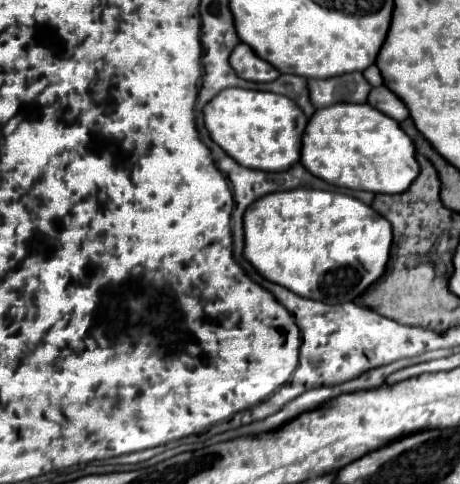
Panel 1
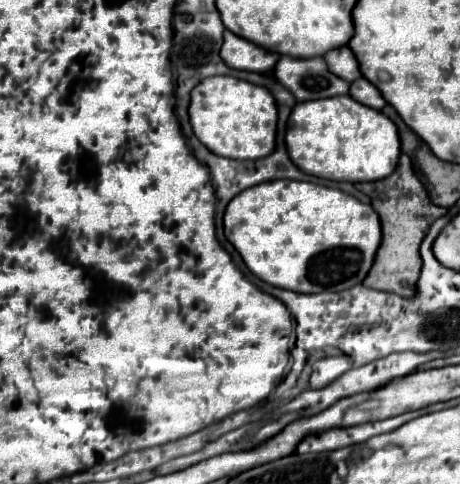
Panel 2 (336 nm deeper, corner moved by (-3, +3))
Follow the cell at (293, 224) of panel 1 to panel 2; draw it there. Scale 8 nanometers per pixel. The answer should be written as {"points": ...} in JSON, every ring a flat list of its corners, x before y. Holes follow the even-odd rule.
{"points":[[272,180,234,196,224,212,224,234,240,252,246,266,264,282,296,292,342,292,362,284,372,266,376,248,382,240,380,220,372,206,362,204,354,196,314,182]]}

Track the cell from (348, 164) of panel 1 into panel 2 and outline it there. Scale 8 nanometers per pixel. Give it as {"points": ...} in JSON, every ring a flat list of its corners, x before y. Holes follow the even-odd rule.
{"points":[[352,96,298,102,288,120,286,148,290,160,302,172,336,182,382,180,394,172,400,156,394,122,382,112,352,100]]}

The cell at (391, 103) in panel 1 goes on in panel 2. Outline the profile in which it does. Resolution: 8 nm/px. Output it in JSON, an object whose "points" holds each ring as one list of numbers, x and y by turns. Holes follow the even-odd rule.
{"points":[[358,78,350,84,350,96,356,102,370,106,374,110,382,110,386,106,386,100,380,96,380,92,372,84,368,84,368,80,364,80,364,78]]}

